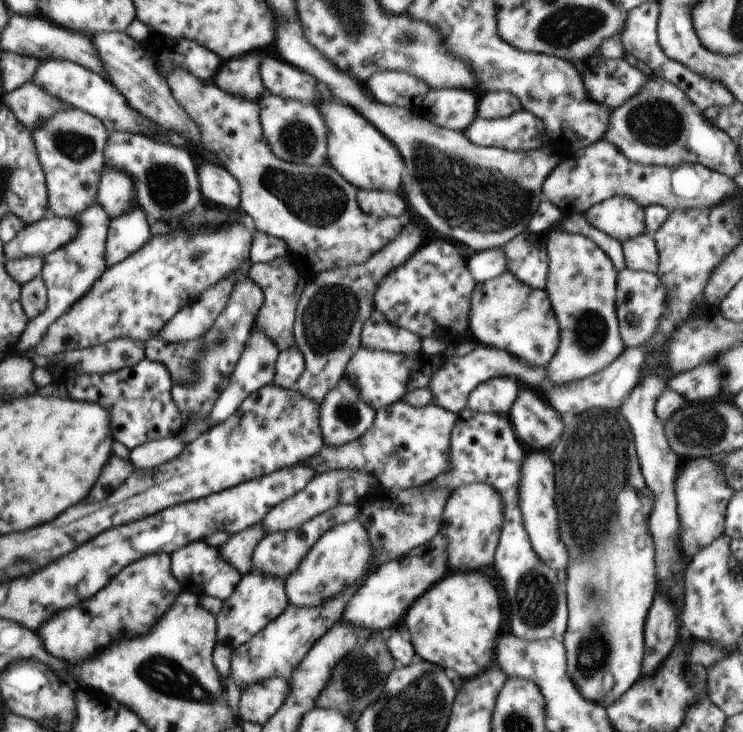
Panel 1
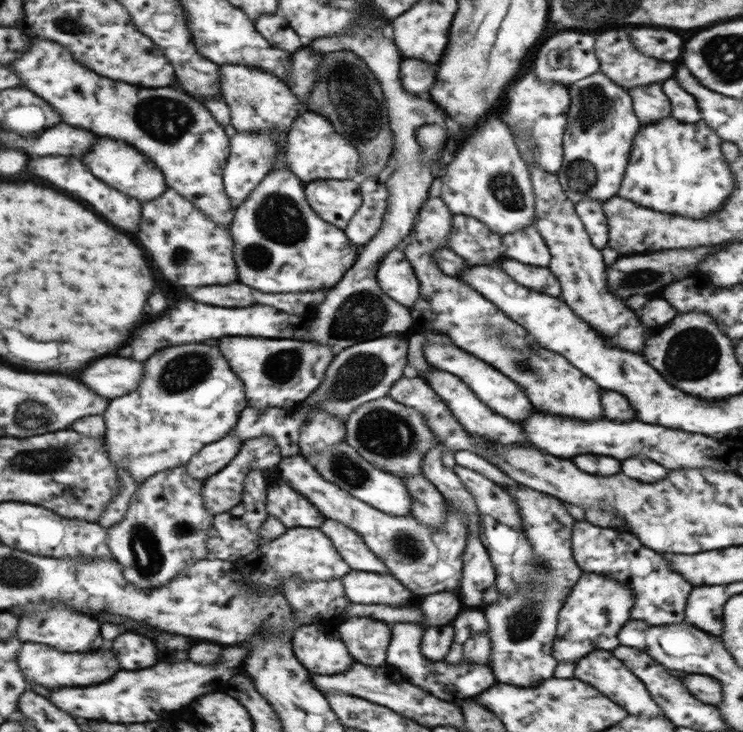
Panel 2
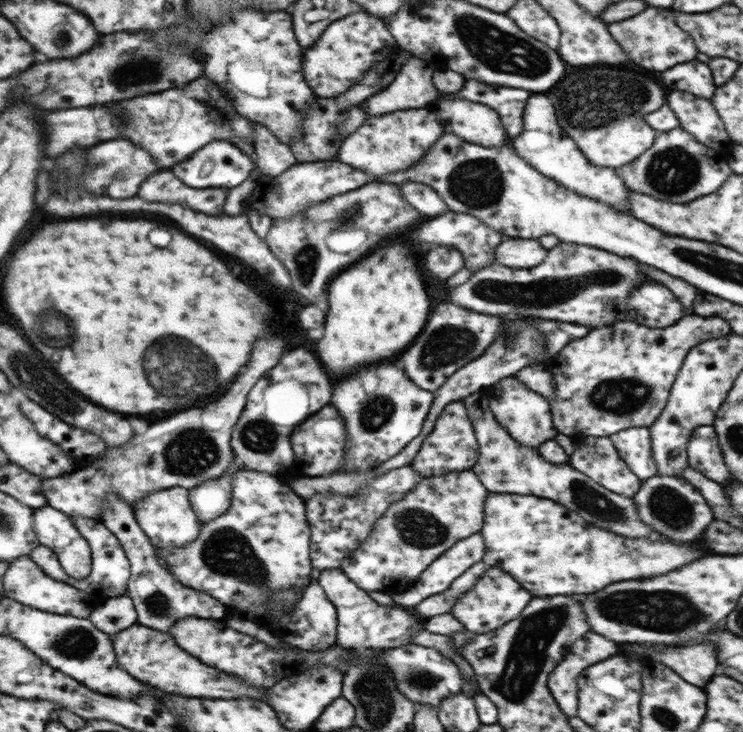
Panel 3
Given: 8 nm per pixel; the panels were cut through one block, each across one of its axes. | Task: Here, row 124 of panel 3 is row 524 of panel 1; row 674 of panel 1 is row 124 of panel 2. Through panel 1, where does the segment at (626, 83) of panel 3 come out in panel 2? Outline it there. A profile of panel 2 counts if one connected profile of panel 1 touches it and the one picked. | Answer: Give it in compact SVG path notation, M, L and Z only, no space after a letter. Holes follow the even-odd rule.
M602 72L594 73L592 76L588 76L583 80L578 80L574 82L568 88L568 94L570 96L570 107L568 110L568 128L566 128L566 132L563 134L563 163L562 166L559 168L559 171L555 174L558 177L559 183L562 185L562 188L567 193L567 198L572 200L574 203L580 200L608 200L612 199L613 196L618 194L620 190L626 165L628 164L628 160L630 160L630 152L632 152L632 148L634 146L633 138L636 136L639 128L641 127L641 123L638 122L638 117L634 113L634 108L632 108L632 98L618 86L615 84L610 78L606 75L602 74Z

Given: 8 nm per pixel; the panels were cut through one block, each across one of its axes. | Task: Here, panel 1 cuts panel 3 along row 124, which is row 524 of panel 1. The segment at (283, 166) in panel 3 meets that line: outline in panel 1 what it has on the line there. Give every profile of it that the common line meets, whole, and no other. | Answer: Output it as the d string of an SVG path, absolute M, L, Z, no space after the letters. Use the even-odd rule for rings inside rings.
M260 522L232 534L230 540L218 547L221 559L239 570L241 575L250 573L254 549L265 536L265 526Z

